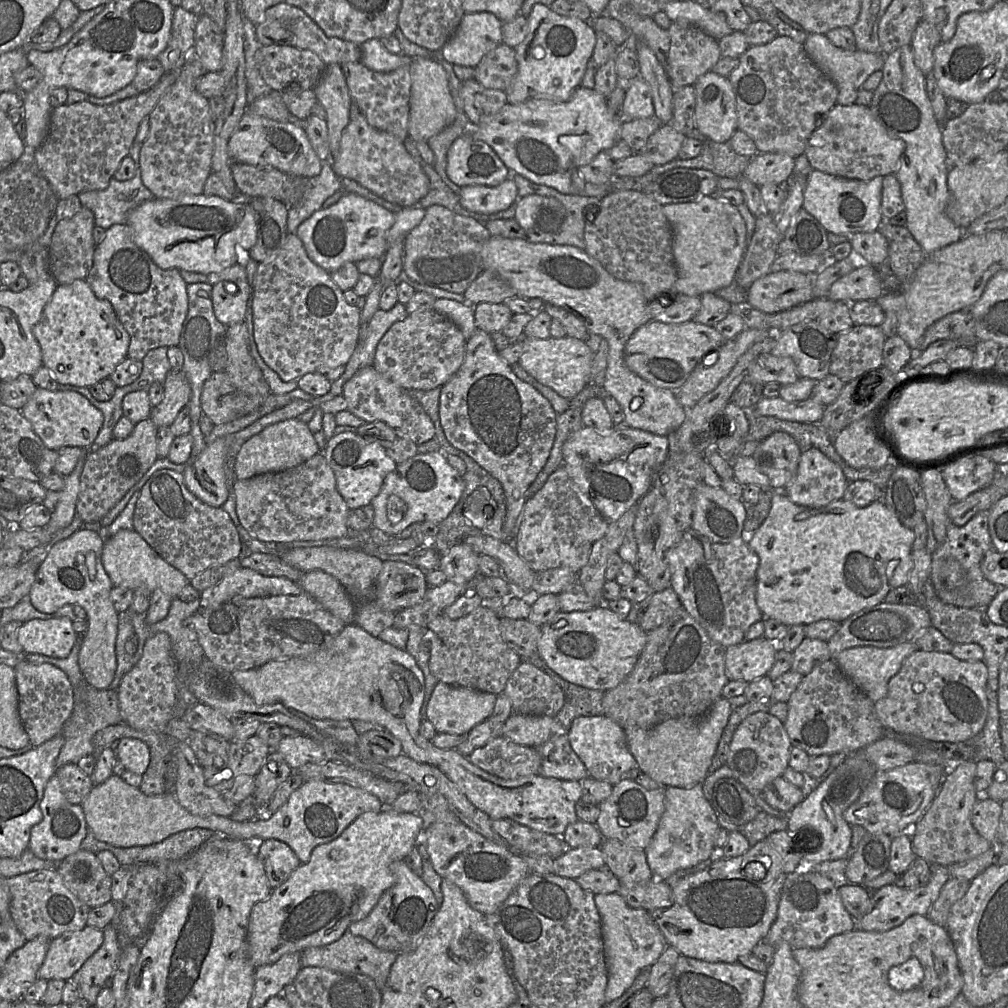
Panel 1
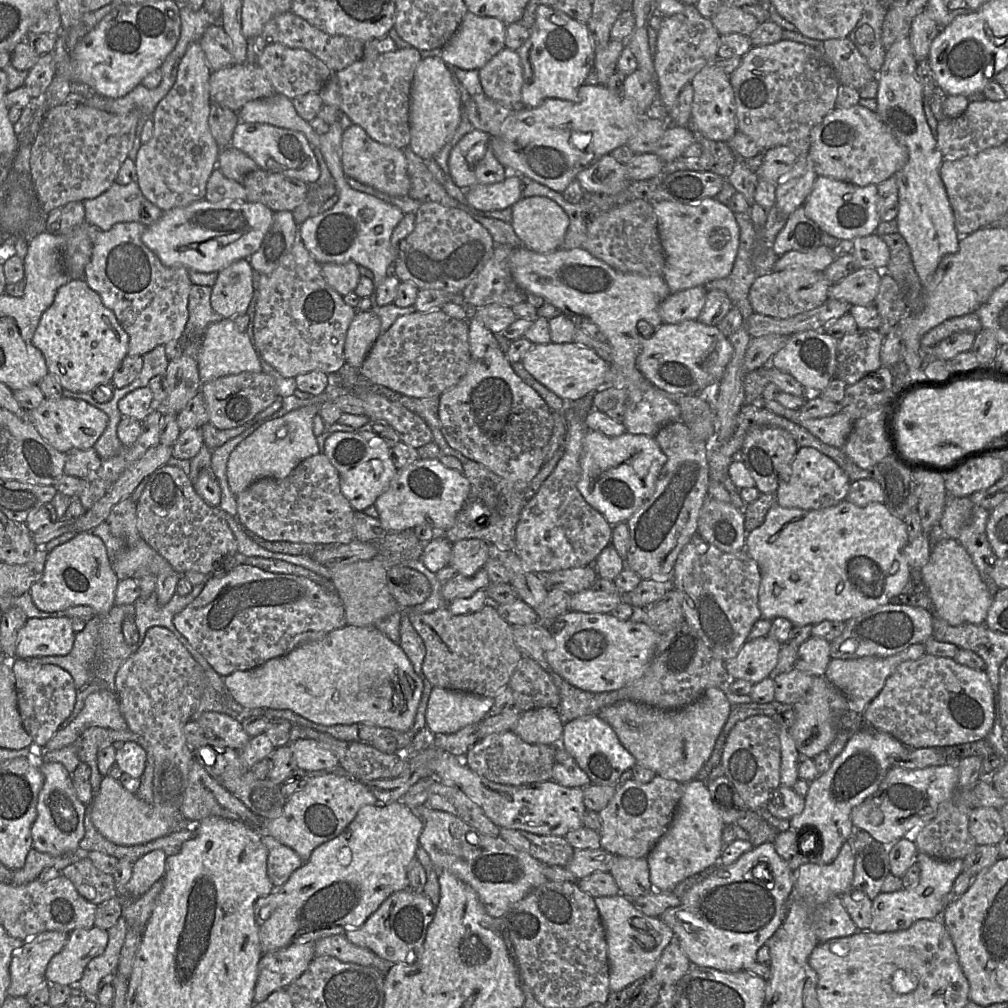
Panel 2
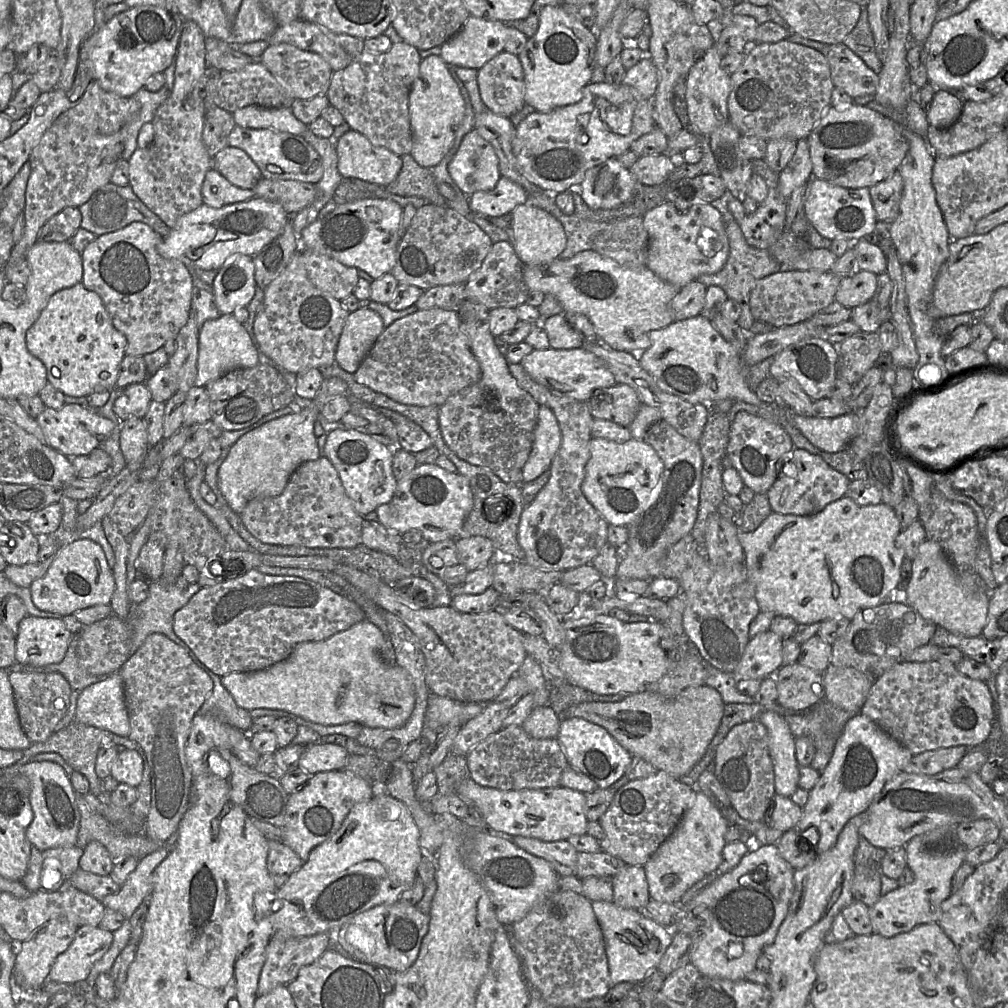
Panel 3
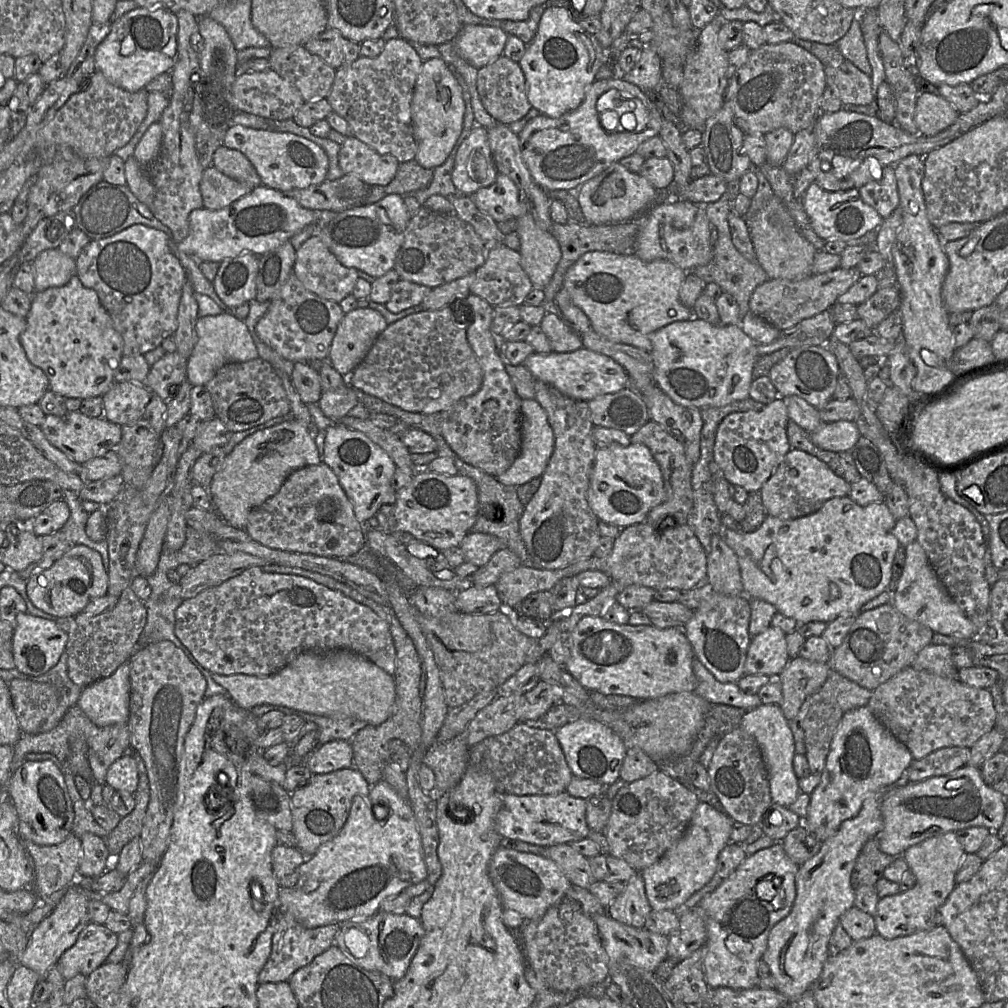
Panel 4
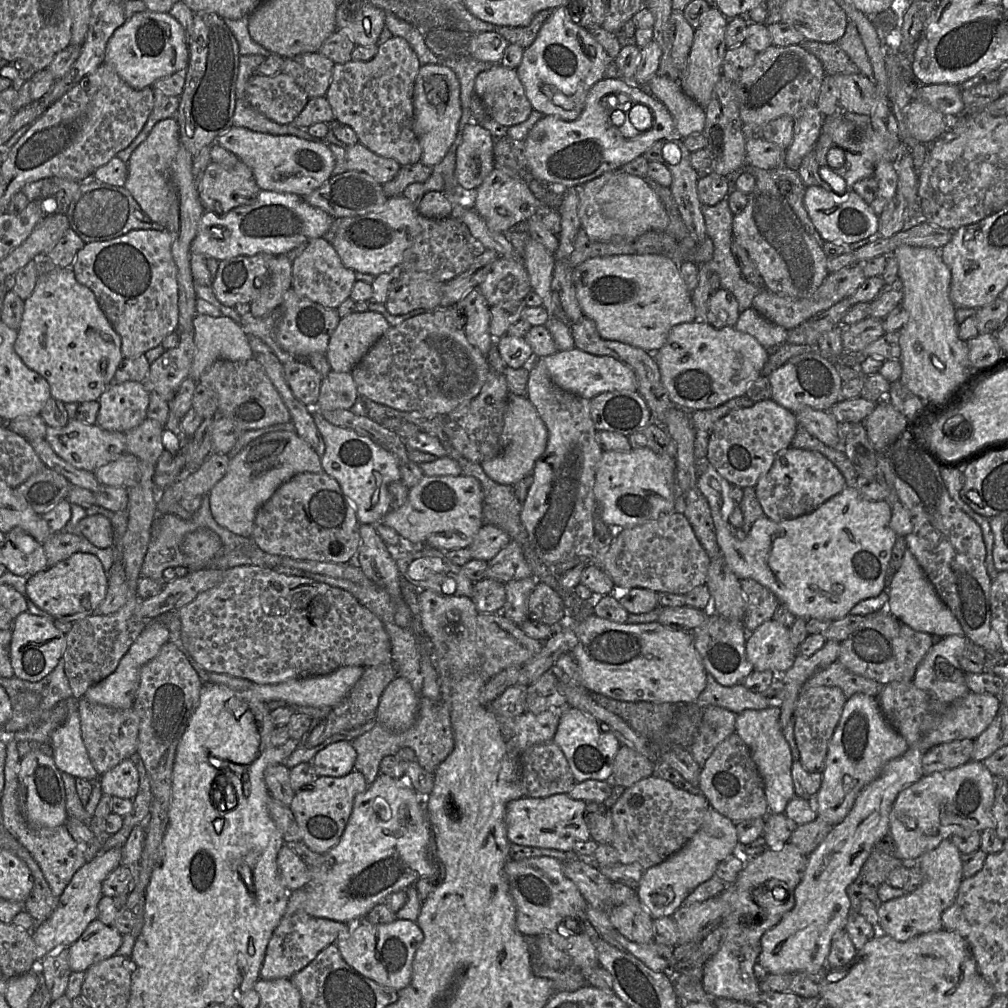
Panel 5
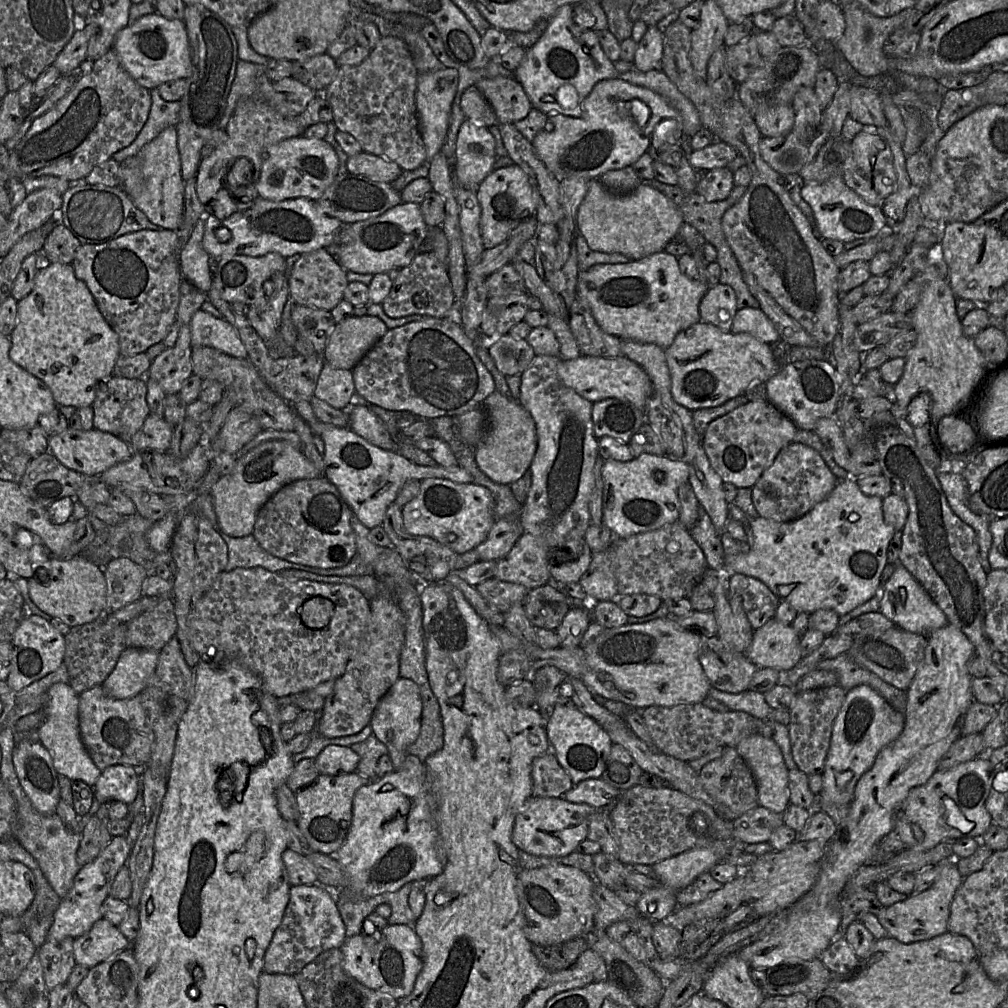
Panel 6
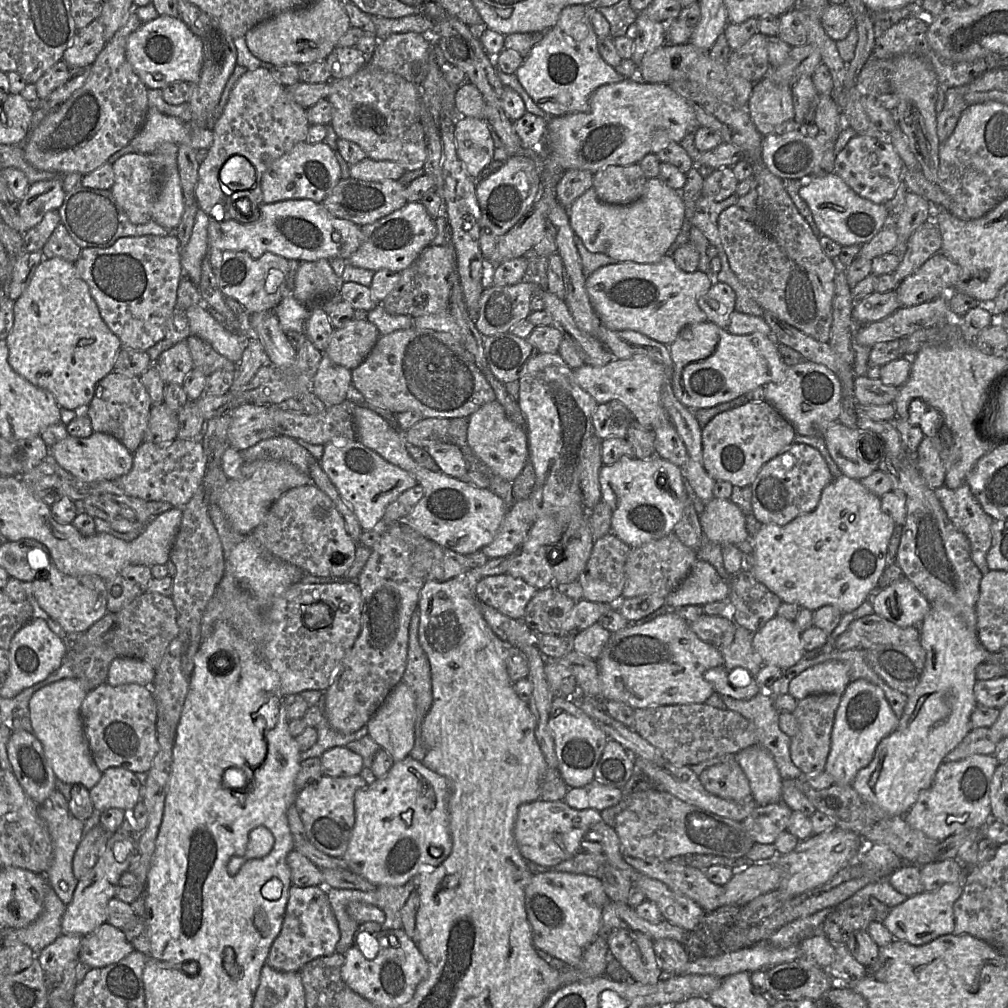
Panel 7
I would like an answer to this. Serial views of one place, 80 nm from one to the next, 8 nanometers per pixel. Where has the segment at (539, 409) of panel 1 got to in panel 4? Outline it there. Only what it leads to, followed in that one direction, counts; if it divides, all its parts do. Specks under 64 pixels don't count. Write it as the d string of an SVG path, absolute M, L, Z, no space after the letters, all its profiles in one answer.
M472 293L465 299L473 310L473 322L466 329L466 336L482 367L483 383L476 393L440 412L442 434L451 449L463 461L497 477L512 465L521 449L522 399L517 395L510 376L496 351L491 331L493 307Z

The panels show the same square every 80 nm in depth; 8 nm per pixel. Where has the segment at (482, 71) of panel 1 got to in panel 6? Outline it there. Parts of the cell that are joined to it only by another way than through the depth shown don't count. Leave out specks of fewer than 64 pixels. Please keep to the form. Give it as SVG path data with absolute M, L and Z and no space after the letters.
M515 77L483 78L475 86L490 104L499 124L520 121L532 109L529 98Z

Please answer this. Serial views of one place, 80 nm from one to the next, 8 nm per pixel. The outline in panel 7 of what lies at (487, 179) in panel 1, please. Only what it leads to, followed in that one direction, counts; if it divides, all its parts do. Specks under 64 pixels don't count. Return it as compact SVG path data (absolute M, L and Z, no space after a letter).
M458 117L455 145L458 158L473 179L493 160L494 143L483 119Z

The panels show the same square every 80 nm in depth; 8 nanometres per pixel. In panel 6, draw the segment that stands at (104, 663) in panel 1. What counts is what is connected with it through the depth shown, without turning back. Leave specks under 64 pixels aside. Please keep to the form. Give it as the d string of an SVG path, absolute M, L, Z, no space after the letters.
M78 554L70 558L50 557L36 571L35 575L28 579L28 590L30 598L39 609L54 618L58 618L70 628L92 622L105 614L107 585L103 567L84 554Z

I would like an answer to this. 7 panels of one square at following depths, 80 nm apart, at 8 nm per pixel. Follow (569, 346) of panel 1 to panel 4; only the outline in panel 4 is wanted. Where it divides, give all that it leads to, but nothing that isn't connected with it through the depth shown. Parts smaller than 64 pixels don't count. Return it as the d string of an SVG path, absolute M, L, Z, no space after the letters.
M581 347L573 352L533 352L524 361L533 376L545 382L564 395L583 401L590 401L595 397L607 393L617 392L630 384L630 377L626 370L615 360L587 348Z

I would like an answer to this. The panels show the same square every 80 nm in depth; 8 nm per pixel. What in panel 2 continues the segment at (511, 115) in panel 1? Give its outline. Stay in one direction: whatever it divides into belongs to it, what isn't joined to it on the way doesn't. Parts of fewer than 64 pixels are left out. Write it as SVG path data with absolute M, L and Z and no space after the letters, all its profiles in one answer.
M583 84L578 89L577 101L566 101L551 98L546 99L538 107L526 107L525 109L522 109L520 111L513 110L512 113L504 120L499 134L497 136L491 136L491 144L496 158L502 165L509 169L511 173L517 173L520 176L528 177L543 185L546 185L552 190L562 193L568 187L570 182L576 178L579 172L589 168L597 161L599 161L602 156L610 154L614 149L622 145L626 145L627 141L637 133L639 129L639 120L644 119L647 113L648 112L640 112L634 100L614 95L605 85Z

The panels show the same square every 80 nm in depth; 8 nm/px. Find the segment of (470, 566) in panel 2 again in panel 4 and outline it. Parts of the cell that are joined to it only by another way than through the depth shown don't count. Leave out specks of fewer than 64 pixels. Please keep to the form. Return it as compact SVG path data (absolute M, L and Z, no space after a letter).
M470 532L459 547L466 559L465 562L470 562L480 568L487 564L492 556L503 547L503 543L492 534Z

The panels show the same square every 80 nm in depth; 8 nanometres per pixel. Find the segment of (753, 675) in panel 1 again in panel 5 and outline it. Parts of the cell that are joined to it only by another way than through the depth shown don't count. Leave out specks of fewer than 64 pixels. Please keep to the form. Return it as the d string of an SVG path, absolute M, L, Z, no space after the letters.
M774 619L763 622L754 631L747 634L745 650L746 657L754 670L770 670L776 675L781 675L788 670L798 654L798 649L791 640L790 628Z

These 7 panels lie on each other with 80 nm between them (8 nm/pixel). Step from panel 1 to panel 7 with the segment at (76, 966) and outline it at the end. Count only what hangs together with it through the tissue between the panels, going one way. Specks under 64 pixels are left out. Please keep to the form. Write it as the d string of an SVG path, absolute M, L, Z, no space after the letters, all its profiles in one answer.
M108 922L83 936L78 959L92 968L116 963L134 950L123 931Z

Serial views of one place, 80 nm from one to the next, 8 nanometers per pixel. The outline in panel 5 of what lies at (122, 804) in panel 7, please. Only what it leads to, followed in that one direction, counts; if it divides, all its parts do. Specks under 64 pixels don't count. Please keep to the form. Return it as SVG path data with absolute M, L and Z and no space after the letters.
M132 758L125 759L99 777L102 793L133 800L139 789L139 774Z

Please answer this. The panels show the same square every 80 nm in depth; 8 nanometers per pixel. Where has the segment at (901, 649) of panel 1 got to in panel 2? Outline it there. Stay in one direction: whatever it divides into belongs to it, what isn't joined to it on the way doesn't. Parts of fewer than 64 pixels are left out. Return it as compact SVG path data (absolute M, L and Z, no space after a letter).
M916 643L888 657L866 656L855 659L831 658L823 676L843 693L847 699L850 710L863 714L866 707L884 687L886 679L893 673L899 664L907 660L918 659L924 654L926 654L924 644Z

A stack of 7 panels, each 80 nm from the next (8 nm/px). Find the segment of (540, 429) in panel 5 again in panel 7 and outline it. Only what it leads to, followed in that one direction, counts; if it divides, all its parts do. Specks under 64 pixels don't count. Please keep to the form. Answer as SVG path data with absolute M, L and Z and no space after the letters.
M497 401L481 406L468 418L468 444L475 456L495 475L512 482L522 471L529 459L528 434L526 429L511 421Z

